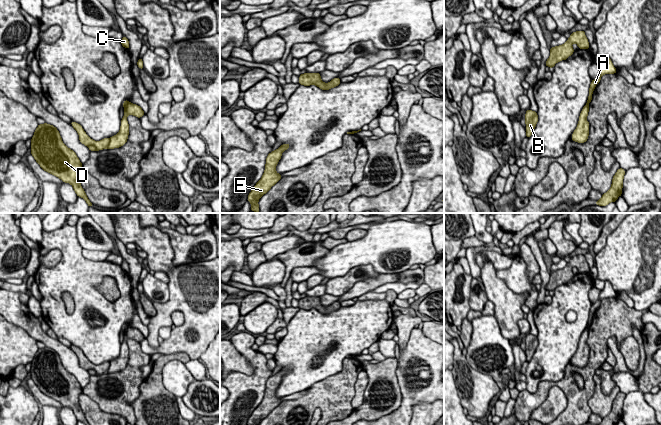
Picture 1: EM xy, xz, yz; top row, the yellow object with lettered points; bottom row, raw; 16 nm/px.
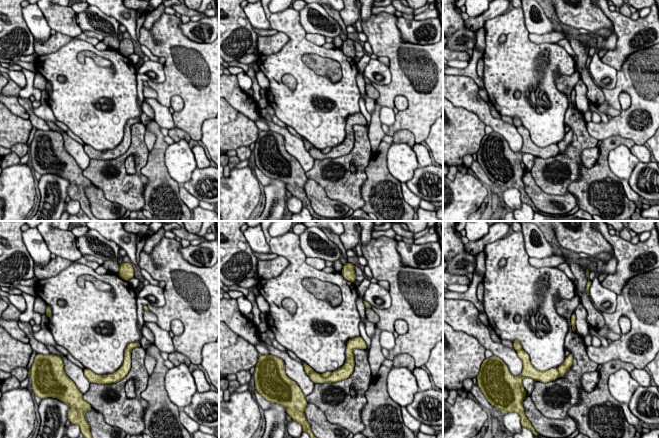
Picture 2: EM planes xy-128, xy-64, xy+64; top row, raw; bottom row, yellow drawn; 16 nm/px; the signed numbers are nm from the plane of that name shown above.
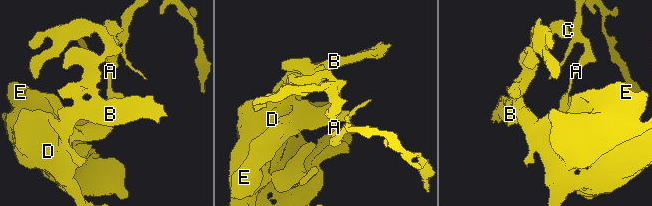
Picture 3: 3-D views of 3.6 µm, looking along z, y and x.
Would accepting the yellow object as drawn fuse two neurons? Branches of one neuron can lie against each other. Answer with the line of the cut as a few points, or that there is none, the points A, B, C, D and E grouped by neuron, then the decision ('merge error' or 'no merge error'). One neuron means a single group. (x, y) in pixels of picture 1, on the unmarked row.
cut xy (129, 326), (124, 331); groups A / B C D E; merge error

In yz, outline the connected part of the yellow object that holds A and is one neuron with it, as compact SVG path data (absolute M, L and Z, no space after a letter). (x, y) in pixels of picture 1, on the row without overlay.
M605 281L605 286L604 289L600 291L599 299L594 304L591 305L587 328L591 326L593 314L595 313L596 309L600 306L601 301L605 298L614 298L614 297L617 297L617 294L612 288L611 283L609 281Z

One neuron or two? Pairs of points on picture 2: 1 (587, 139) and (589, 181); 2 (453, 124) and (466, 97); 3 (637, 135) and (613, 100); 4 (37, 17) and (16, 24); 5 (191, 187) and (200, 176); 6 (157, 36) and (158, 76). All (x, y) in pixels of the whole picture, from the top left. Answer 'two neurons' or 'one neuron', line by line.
1: two neurons
2: two neurons
3: one neuron
4: two neurons
5: one neuron
6: two neurons

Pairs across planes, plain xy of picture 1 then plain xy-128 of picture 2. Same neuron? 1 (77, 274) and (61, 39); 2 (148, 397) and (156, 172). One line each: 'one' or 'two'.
1: two
2: one

